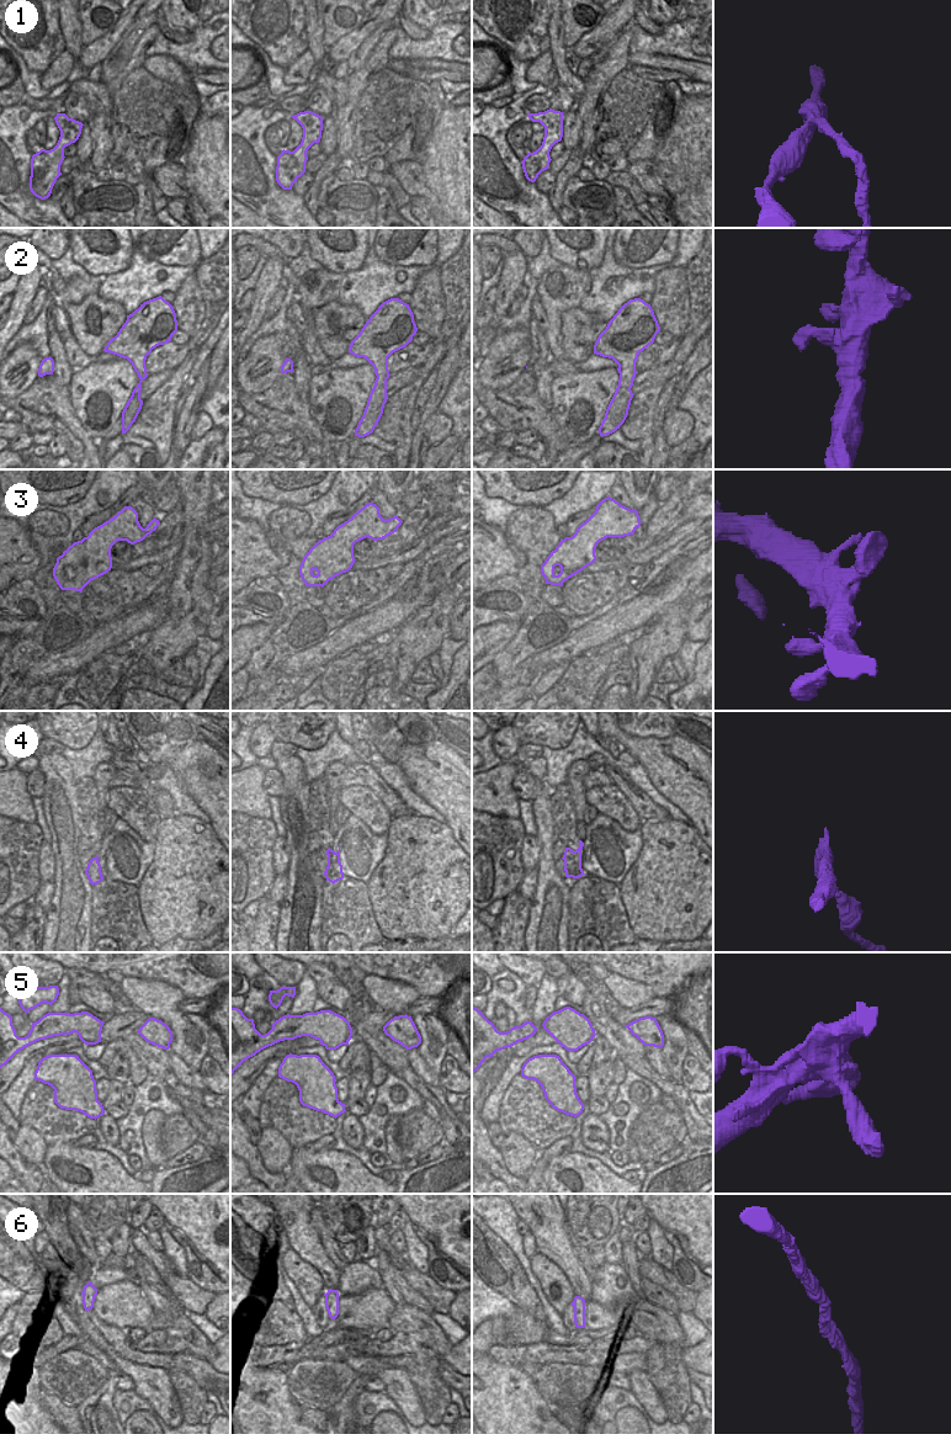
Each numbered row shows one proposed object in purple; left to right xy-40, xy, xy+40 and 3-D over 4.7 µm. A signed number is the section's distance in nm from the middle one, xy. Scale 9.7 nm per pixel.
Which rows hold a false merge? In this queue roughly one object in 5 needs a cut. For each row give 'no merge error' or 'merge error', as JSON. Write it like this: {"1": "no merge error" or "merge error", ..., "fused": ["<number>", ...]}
{"1": "no merge error", "2": "no merge error", "3": "no merge error", "4": "merge error", "5": "no merge error", "6": "no merge error", "fused": ["4"]}

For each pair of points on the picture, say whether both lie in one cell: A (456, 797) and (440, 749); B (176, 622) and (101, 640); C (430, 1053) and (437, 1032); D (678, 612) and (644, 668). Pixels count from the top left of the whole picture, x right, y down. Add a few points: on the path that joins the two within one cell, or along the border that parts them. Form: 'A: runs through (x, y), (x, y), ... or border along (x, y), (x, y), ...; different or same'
A: runs through (450, 785), (441, 775), (440, 761); same
B: border along (166, 600), (166, 616), (150, 631); different
C: runs through (433, 1049), (433, 1036); same
D: runs through (669, 626), (664, 631), (664, 636), (647, 654); same

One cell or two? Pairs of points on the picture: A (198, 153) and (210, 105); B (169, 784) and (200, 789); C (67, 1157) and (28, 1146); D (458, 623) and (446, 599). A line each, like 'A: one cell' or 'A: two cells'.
A: two cells
B: two cells
C: two cells
D: two cells

